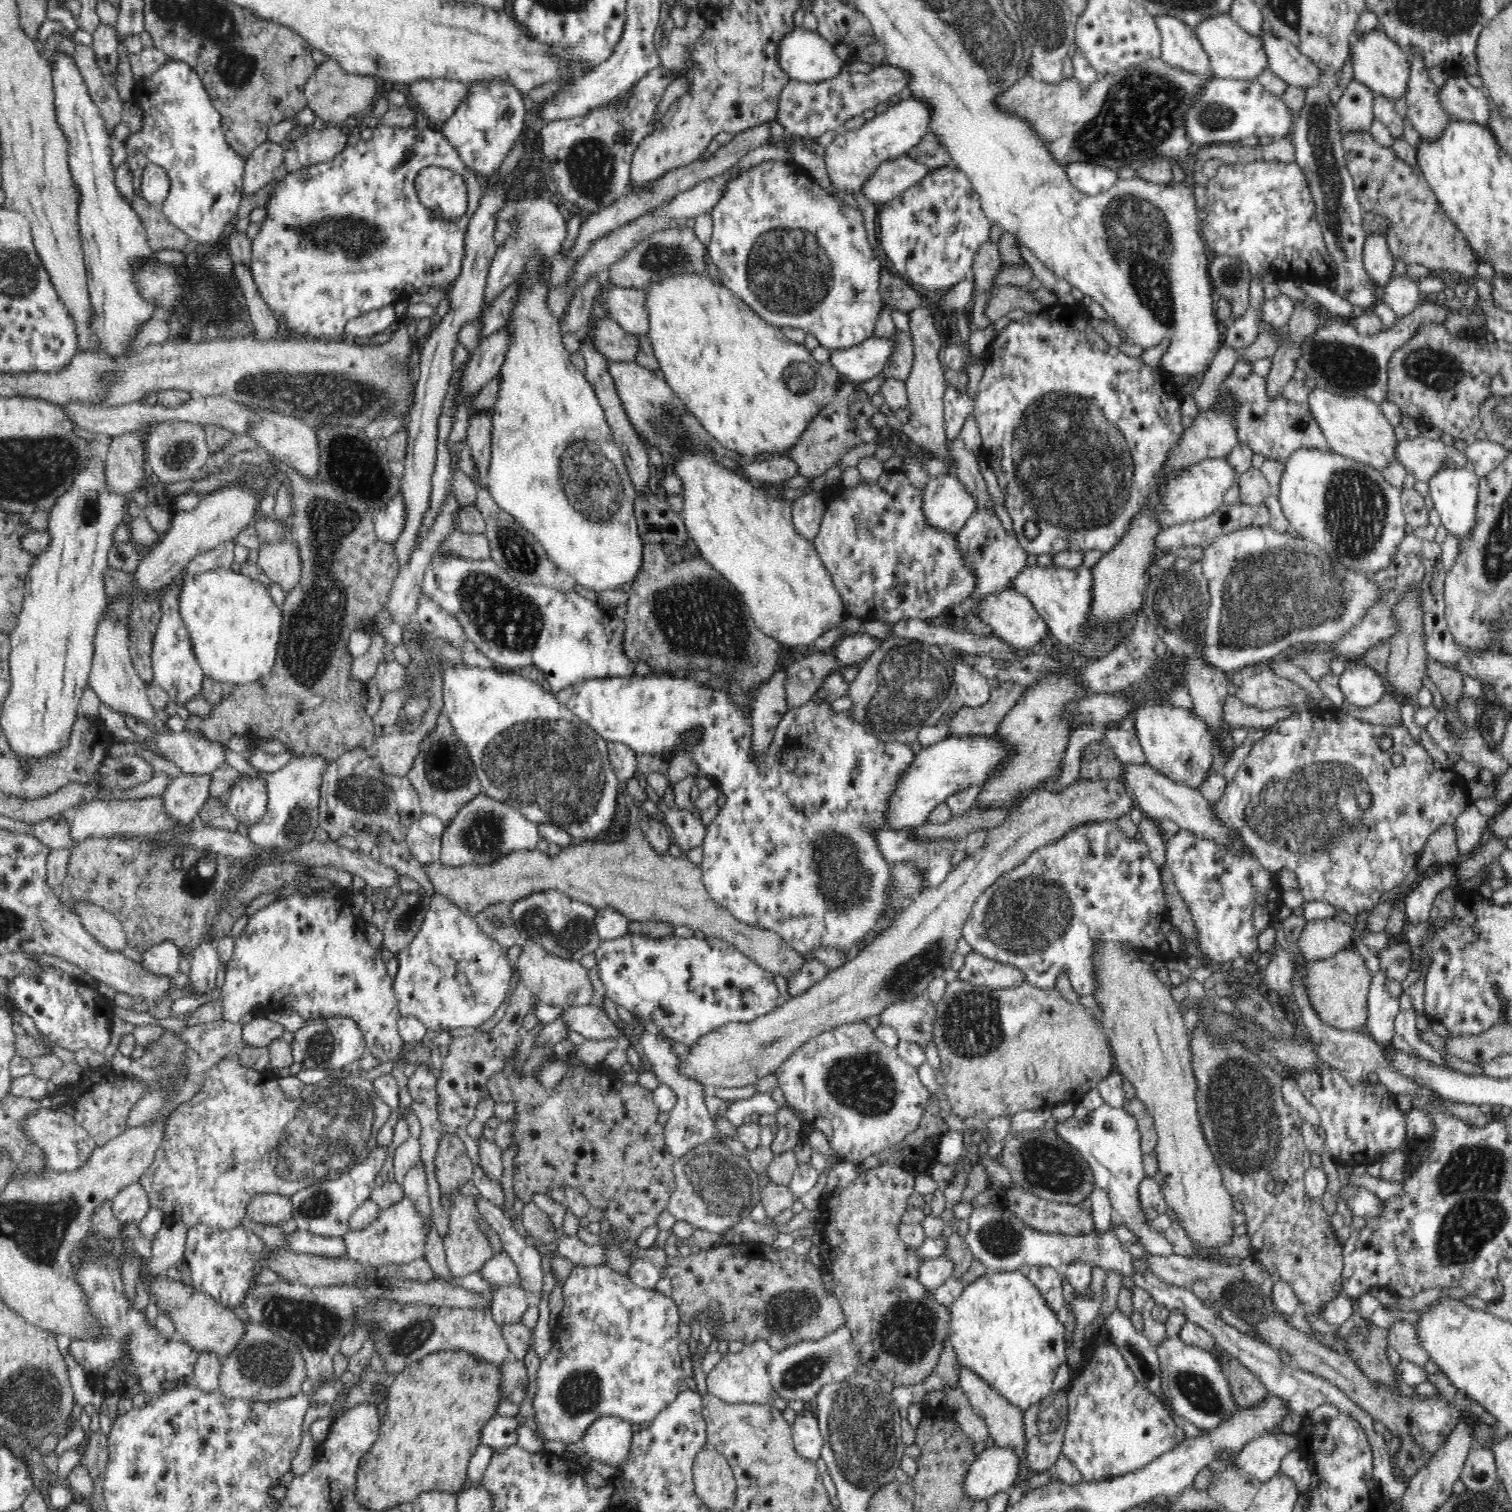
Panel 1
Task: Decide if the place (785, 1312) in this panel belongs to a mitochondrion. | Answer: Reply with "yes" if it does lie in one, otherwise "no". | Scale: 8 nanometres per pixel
yes

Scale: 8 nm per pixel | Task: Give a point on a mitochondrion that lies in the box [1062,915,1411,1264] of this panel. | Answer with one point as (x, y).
(1246, 1131)

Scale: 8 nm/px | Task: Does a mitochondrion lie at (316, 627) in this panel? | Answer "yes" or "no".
yes

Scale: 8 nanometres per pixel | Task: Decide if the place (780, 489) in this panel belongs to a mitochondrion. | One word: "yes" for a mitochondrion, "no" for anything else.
no

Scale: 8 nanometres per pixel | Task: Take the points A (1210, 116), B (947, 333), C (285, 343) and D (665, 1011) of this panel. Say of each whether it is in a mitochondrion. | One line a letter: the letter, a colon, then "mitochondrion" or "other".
A: mitochondrion
B: other
C: other
D: other

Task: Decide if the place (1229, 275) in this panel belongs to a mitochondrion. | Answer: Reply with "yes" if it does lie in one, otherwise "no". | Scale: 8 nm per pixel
yes

